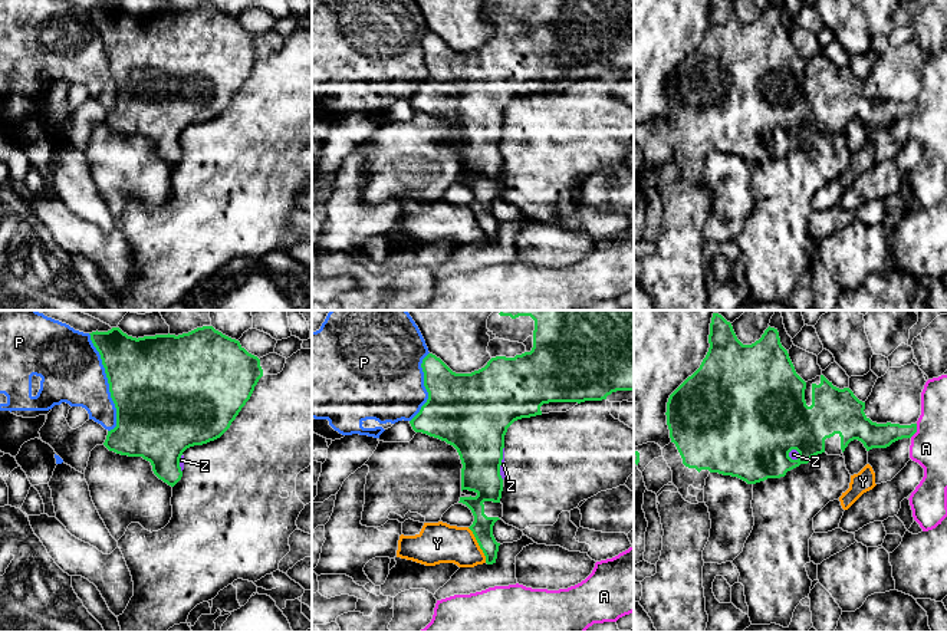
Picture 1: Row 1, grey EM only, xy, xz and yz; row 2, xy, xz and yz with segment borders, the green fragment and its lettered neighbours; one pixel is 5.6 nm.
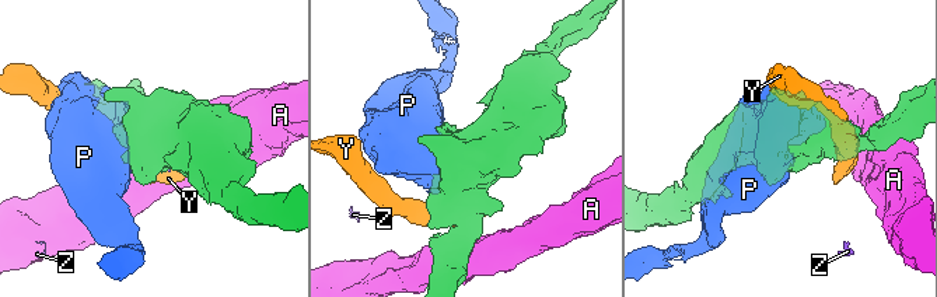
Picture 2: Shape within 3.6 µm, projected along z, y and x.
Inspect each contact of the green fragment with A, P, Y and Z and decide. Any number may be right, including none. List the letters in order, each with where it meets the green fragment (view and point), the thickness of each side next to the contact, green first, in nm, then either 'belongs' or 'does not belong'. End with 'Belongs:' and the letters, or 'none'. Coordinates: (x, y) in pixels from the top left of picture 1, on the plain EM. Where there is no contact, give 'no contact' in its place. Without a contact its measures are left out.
A: contact yz (916, 109); calibres 140 and 200 nm; does not belong
P: contact xy (108, 61); calibres 500 and 360 nm; does not belong
Y: contact xz (479, 223); calibres 120 and 220 nm; does not belong
Z: contact xz (500, 141); calibres 340 and 30 nm; does not belong
Belongs: none

